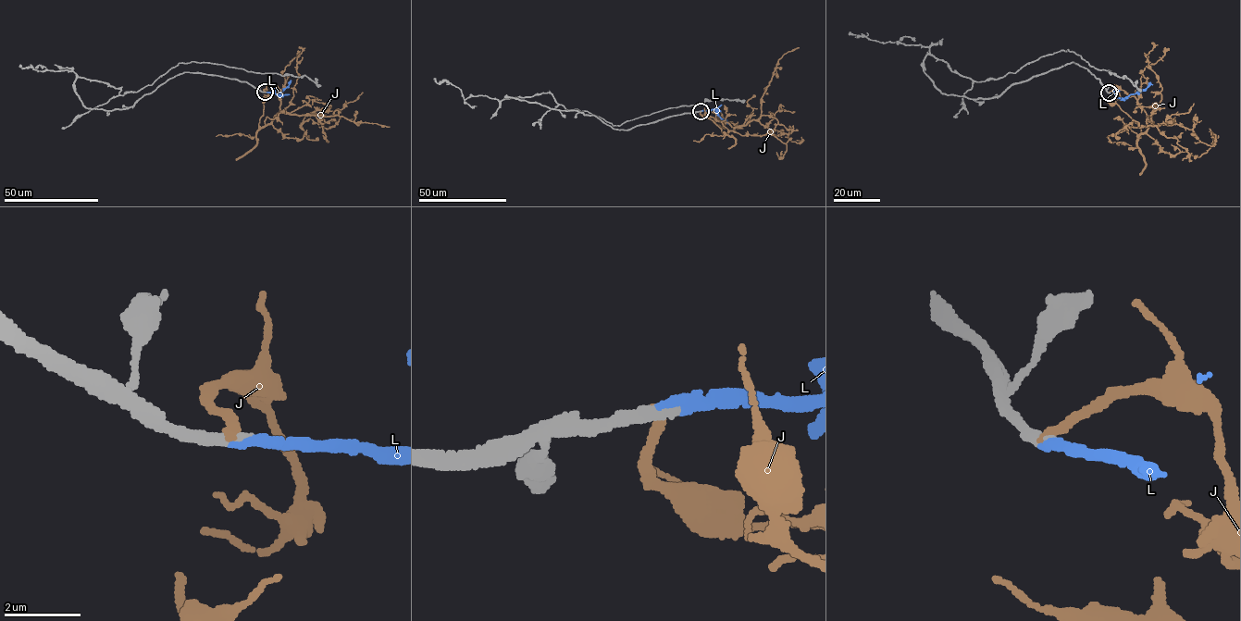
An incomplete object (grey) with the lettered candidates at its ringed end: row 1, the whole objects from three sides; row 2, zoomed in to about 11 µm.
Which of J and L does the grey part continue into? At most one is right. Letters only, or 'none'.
L

